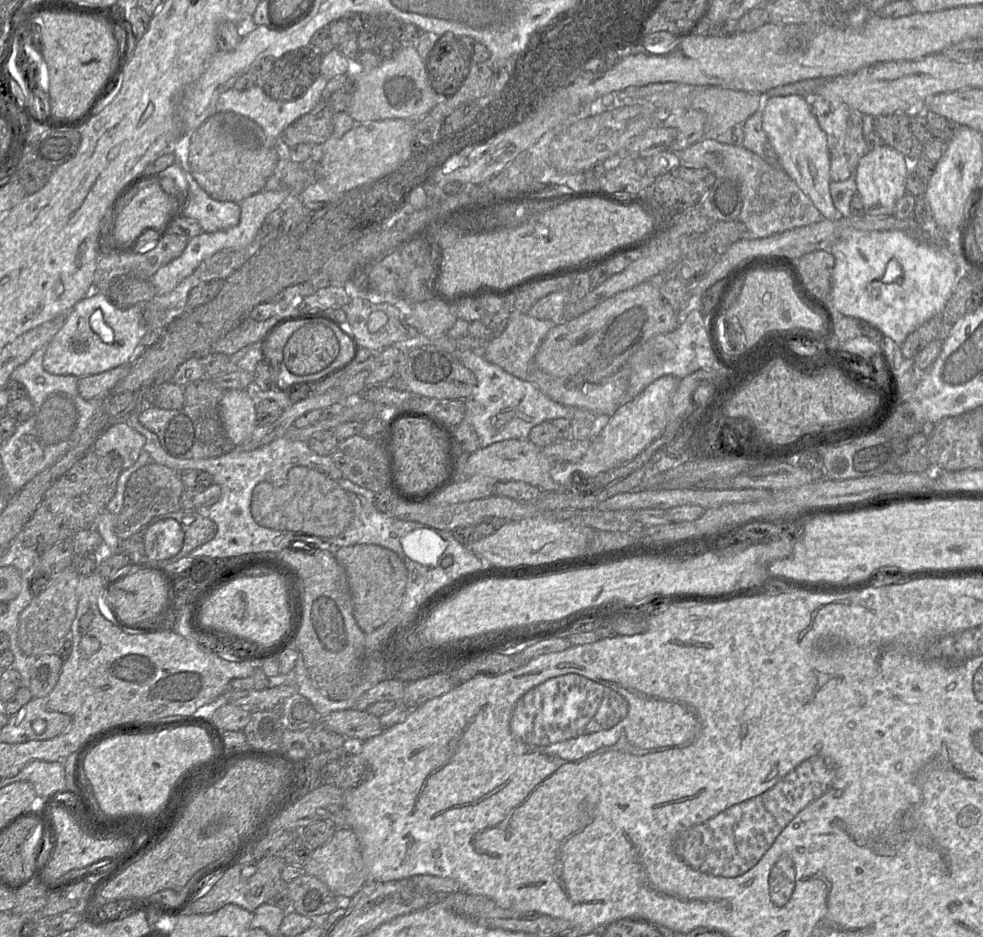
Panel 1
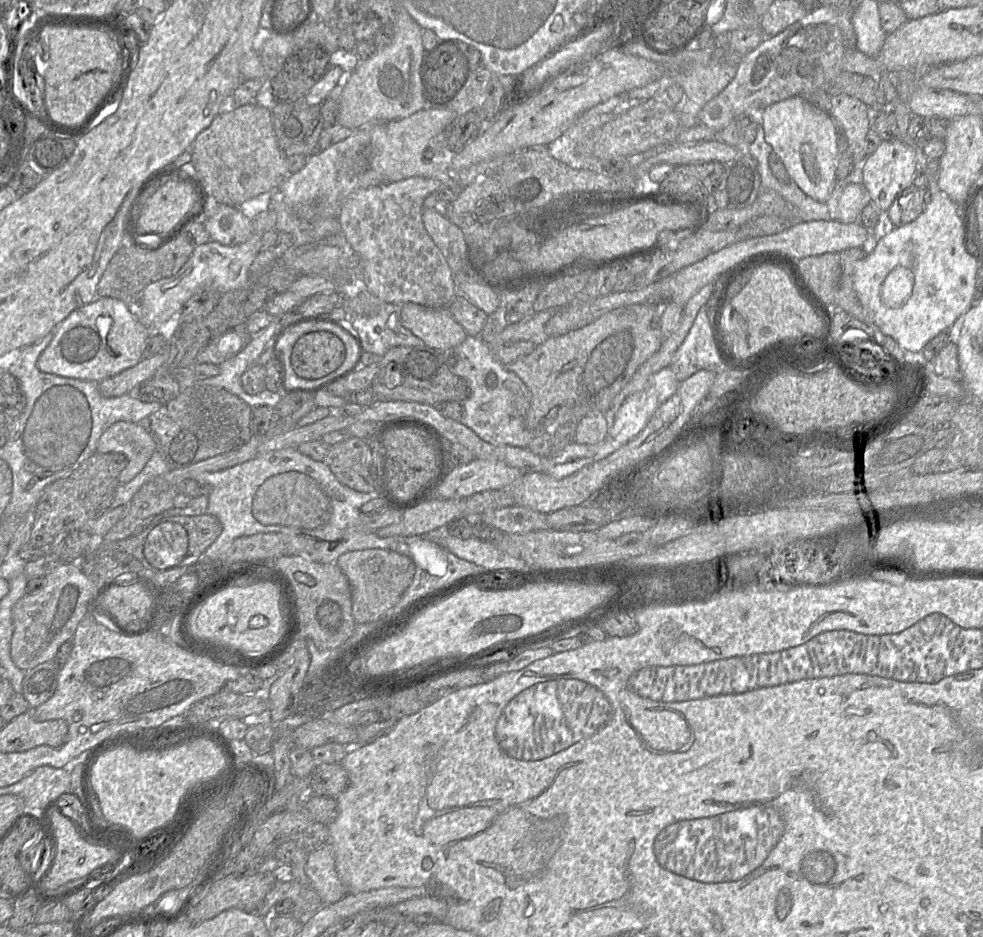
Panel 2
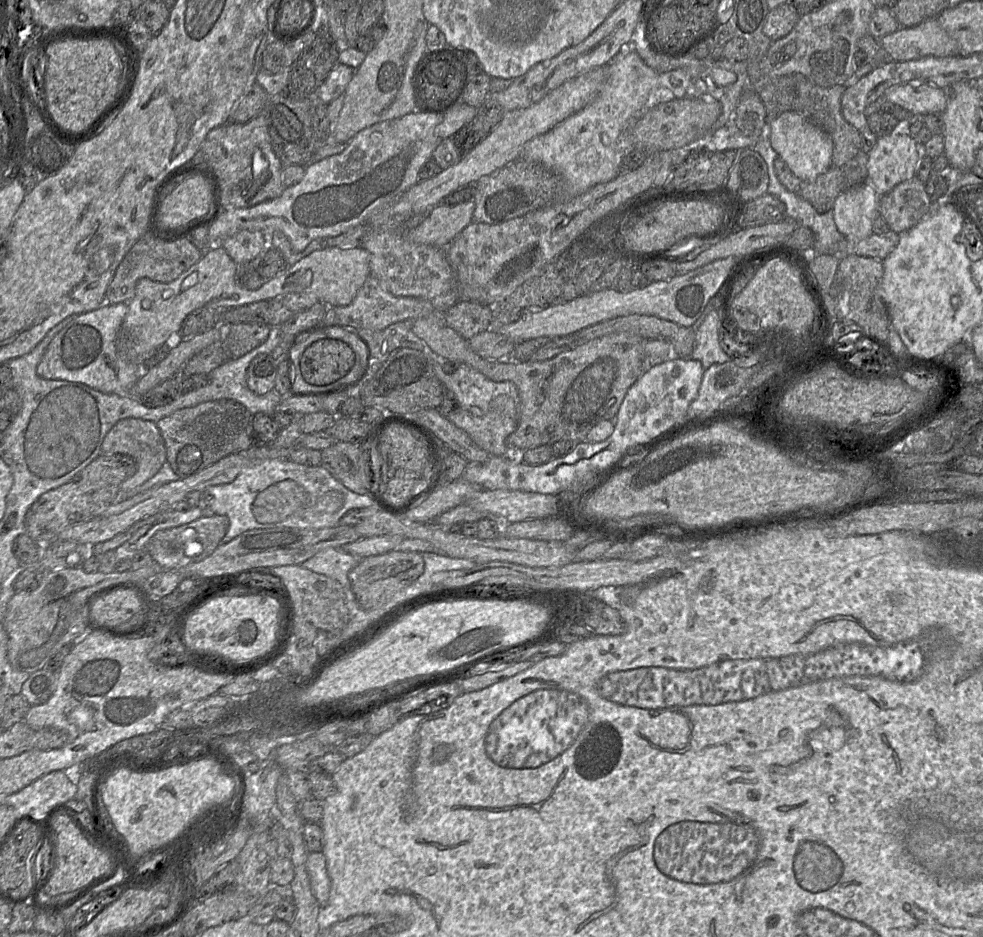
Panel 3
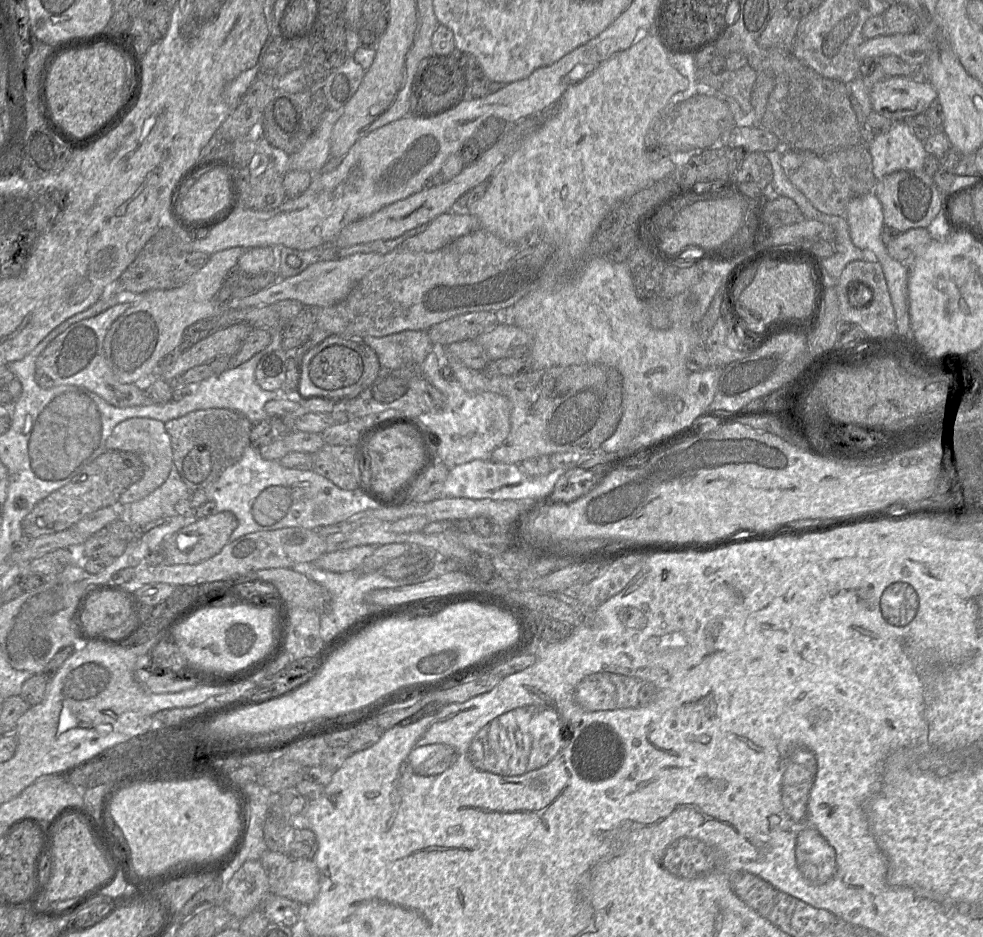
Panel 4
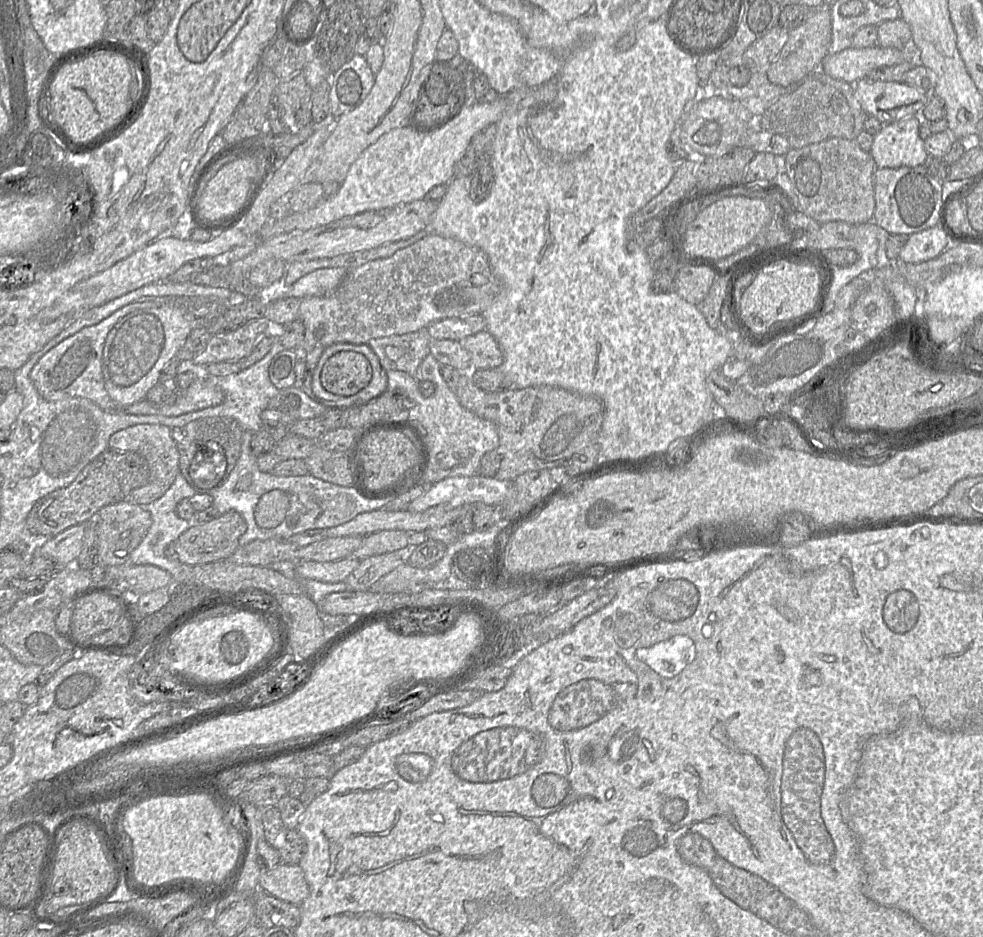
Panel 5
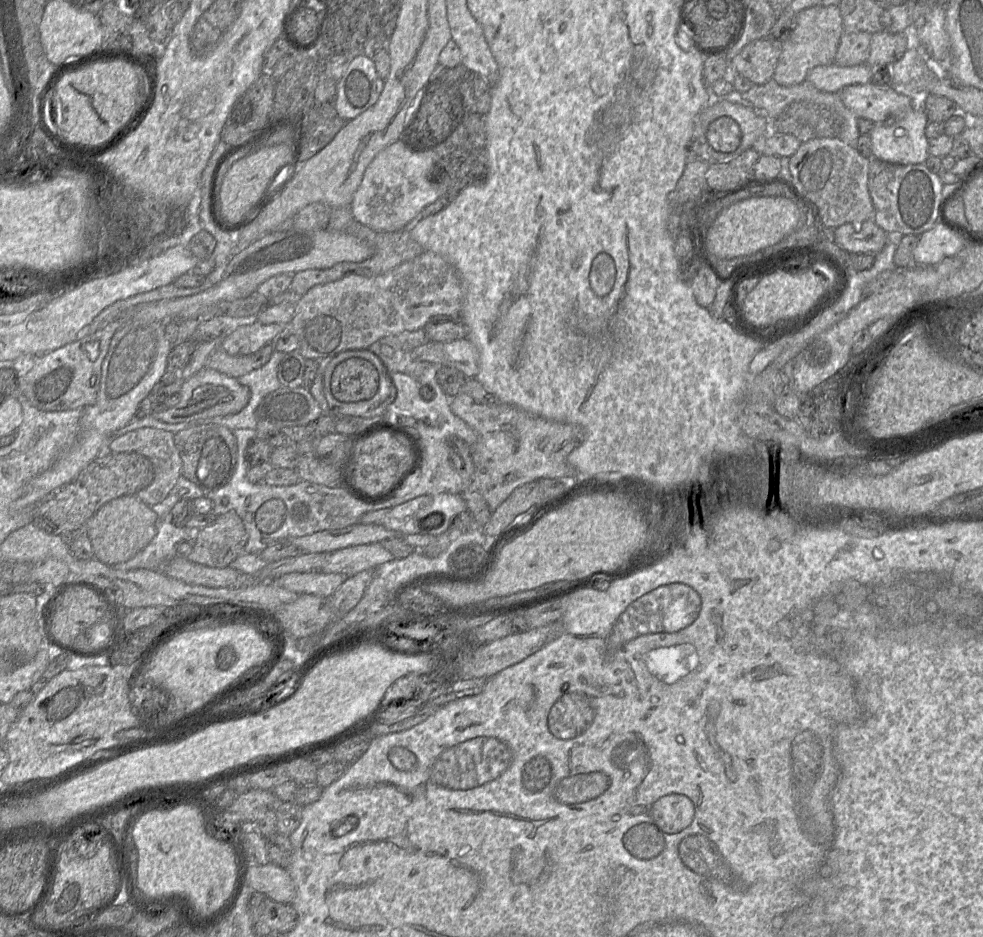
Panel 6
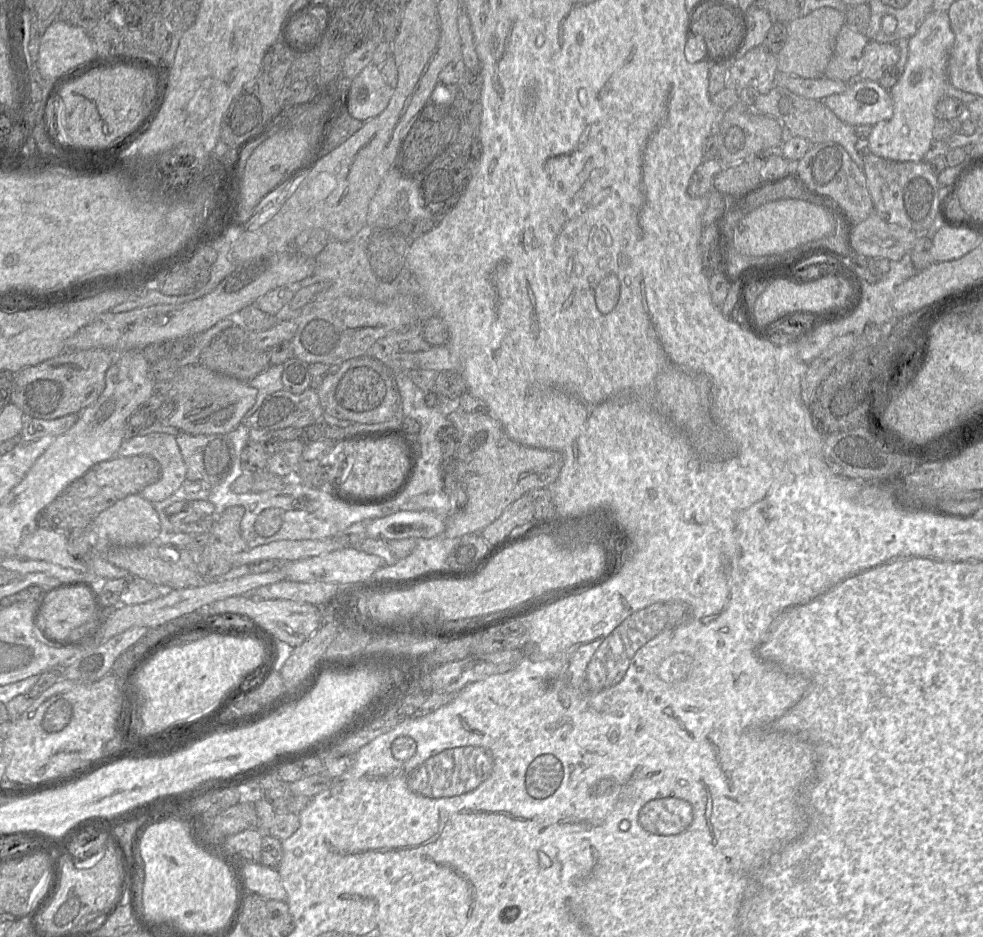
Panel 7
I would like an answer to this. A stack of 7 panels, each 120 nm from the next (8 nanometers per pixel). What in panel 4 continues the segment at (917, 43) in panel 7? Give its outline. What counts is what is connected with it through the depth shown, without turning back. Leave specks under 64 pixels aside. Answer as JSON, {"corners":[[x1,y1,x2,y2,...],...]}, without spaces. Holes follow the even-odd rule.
{"corners":[[896,122,890,131,877,135,869,152,877,180,902,170,922,170,927,155,907,122]]}

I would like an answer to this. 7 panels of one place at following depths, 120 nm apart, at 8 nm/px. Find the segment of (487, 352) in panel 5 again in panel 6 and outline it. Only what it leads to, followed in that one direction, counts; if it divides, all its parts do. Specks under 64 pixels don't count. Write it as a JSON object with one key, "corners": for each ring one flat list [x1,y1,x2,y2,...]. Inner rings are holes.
{"corners":[[467,338,444,343,446,364,462,372,468,379,475,378,480,370,479,353]]}

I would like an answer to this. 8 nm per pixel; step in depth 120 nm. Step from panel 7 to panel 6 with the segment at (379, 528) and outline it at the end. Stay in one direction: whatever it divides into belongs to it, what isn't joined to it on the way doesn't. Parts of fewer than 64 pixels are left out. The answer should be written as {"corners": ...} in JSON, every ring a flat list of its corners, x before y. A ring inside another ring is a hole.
{"corners":[[461,494,424,495,393,507,382,525,400,535,437,537,447,532,454,517,466,510,466,502]]}

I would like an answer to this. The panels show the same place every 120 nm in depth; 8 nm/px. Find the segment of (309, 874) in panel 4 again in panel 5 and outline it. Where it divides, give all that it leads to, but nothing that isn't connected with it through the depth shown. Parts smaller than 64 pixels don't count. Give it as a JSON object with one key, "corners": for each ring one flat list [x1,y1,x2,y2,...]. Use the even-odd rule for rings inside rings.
{"corners":[[283,862,269,871,261,871,259,889,297,906,309,895,309,886,300,865]]}

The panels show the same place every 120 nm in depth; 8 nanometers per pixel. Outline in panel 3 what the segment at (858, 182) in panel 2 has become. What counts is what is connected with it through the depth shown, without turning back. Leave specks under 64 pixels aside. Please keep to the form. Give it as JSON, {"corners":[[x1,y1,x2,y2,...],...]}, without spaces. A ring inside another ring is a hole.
{"corners":[[869,182,842,192,833,205,833,217,839,232,846,239,863,239,873,234,874,220,880,216,880,196]]}

